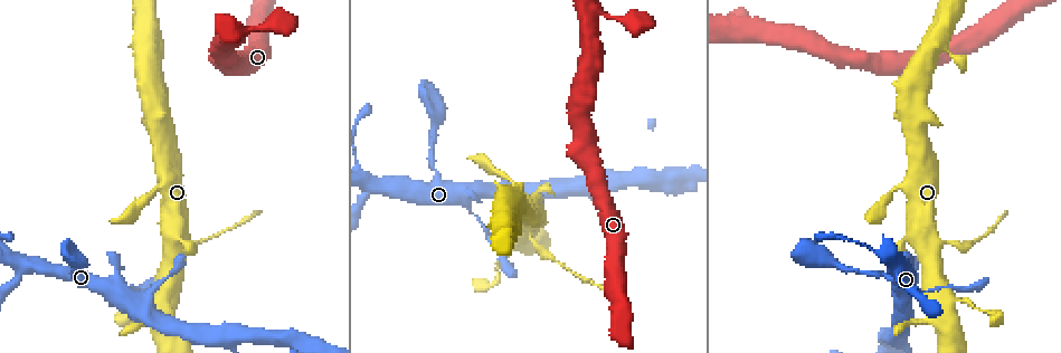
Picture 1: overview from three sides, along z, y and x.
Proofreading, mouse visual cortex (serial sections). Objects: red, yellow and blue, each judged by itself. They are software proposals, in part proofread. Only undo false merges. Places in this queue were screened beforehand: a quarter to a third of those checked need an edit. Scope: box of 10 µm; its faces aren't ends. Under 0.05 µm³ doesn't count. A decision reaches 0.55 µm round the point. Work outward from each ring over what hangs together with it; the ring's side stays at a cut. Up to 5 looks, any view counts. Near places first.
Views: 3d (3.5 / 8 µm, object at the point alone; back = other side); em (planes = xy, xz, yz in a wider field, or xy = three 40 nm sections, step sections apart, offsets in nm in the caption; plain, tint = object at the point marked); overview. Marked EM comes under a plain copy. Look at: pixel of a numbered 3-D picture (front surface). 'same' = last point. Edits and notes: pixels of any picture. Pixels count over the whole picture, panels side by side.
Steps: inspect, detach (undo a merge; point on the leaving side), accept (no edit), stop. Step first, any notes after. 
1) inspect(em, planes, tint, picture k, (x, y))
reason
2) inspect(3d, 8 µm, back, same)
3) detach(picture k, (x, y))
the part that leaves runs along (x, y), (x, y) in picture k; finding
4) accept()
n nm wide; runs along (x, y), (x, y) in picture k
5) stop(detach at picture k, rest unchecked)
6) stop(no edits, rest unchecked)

inspect(3d, 3.5 µm, picture 1, (937, 246))
a fork

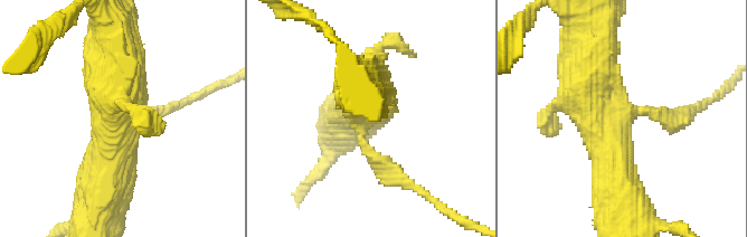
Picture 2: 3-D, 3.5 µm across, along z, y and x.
inspect(em, xy, step 3, tint, picture 2, (364, 121))
3 arms; arms of 200, 500, 600 nm; now the EM

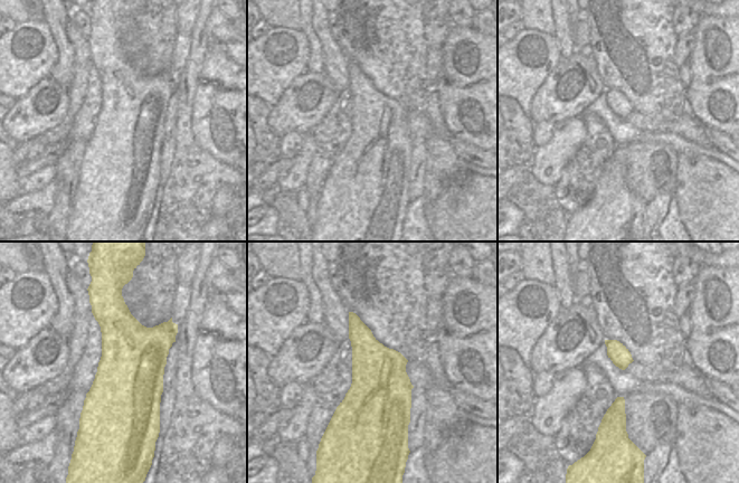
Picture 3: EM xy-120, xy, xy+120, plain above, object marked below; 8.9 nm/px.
detach(picture 2, (681, 122))
the part that leaves runs along (650, 110), (679, 121), (710, 100) in picture 2; two cells meet here

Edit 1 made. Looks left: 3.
inspect(overview)

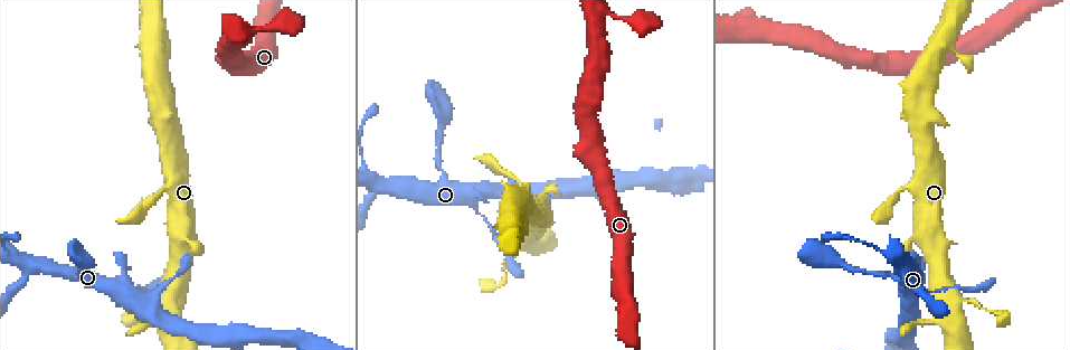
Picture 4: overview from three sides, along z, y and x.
inspect(em, xy, step 3, tint, picture 4, (903, 265))
calibre changes

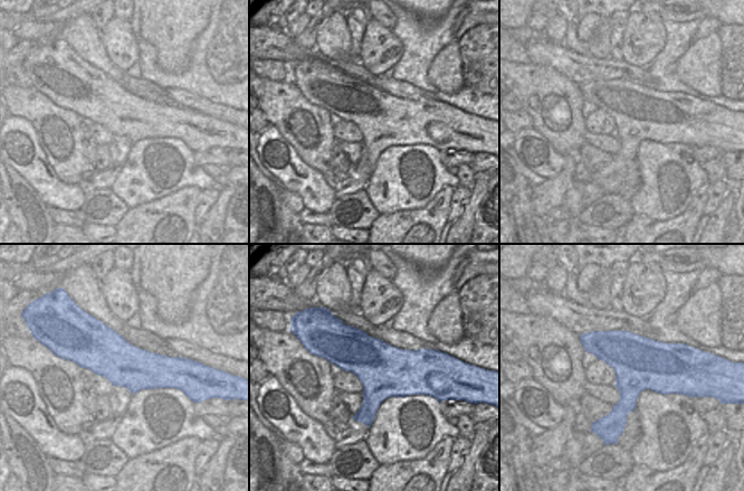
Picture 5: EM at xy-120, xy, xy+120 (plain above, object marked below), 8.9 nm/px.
inspect(3d, 3.5 µm, same)
see where the arms go

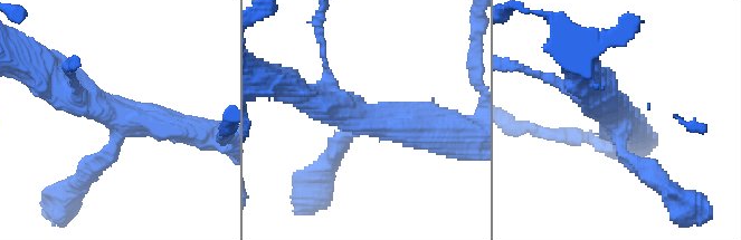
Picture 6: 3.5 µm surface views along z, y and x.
accept()
arms of 200, 400, 400 nm; runs along (444, 134), (366, 120), (328, 79) in picture 6; all the same cell

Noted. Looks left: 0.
stop(detach at picture 2, rest unchecked)

